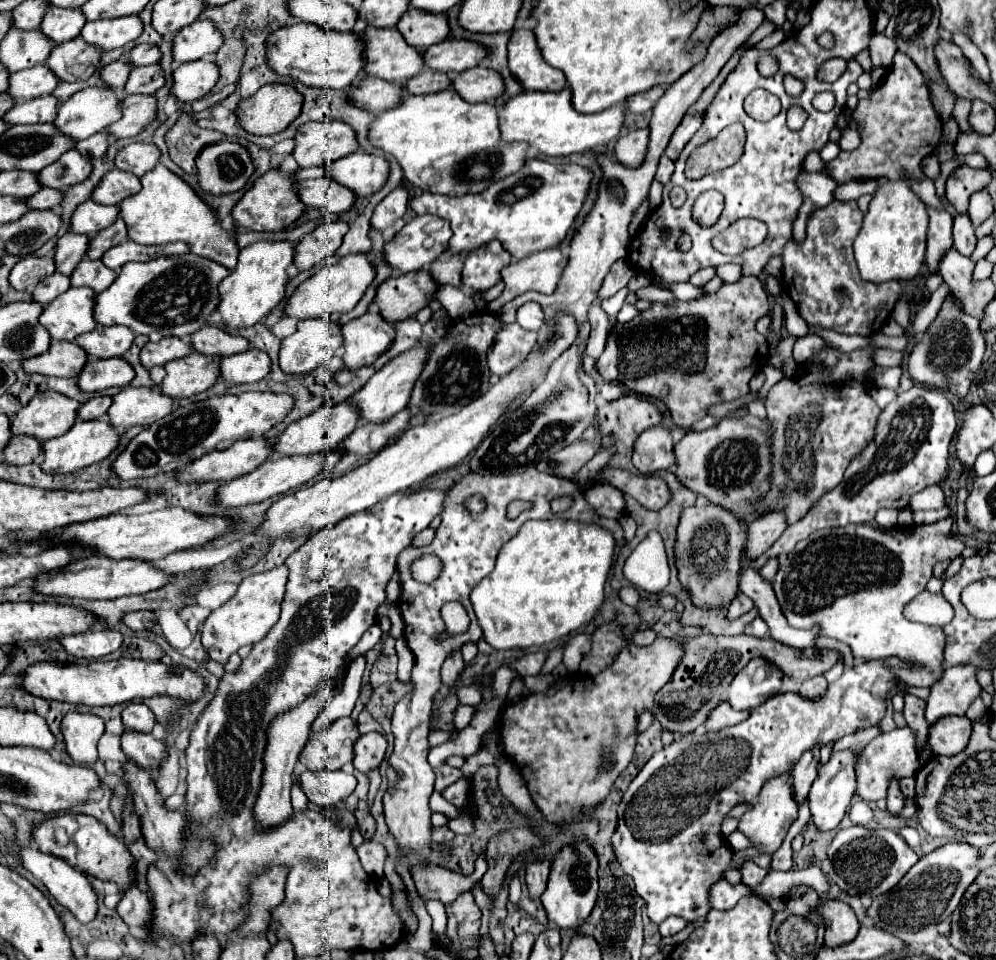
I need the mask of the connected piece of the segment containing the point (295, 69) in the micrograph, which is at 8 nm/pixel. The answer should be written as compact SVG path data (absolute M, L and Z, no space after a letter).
M295 23L269 35L267 65L279 75L289 75L309 87L347 89L353 79L365 71L367 57L363 39L355 33L331 33L315 23Z

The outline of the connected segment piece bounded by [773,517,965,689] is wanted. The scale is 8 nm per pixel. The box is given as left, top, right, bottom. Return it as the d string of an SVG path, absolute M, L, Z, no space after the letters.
M947 517L933 525L913 525L891 531L875 529L871 525L847 525L817 531L781 559L773 581L773 591L779 599L783 615L787 617L789 625L797 629L811 629L813 625L819 625L821 635L847 643L855 659L863 659L865 663L897 657L903 661L903 667L895 669L897 677L901 677L907 685L931 689L943 675L945 633L939 627L907 621L903 607L925 589L927 581L933 577L935 563L955 559L963 553L965 543L959 539L959 535L951 533L951 527L953 519Z

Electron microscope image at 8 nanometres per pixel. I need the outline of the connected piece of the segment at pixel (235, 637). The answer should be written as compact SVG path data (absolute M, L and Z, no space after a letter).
M275 567L269 569L265 573L257 573L257 575L249 575L247 579L241 581L239 591L235 593L235 597L225 603L223 607L215 609L207 621L205 627L201 629L201 641L203 647L207 651L207 655L213 661L219 661L221 665L225 665L229 661L229 655L237 653L243 645L253 645L259 643L267 631L277 623L277 613L285 595L285 583L287 583L287 567Z

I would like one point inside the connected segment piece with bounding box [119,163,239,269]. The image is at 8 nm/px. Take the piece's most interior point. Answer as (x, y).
(166, 210)

